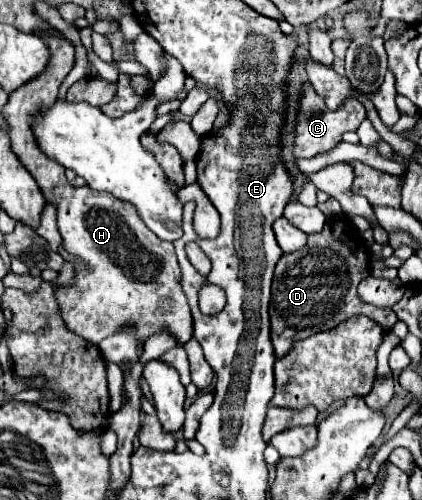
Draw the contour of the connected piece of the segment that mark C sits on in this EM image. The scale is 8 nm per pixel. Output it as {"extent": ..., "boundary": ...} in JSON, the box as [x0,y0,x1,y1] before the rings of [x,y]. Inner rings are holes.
{"extent":[295,82,365,158],"boundary":[[[309,82],[303,84],[301,88],[301,100],[299,100],[299,110],[297,110],[297,120],[295,120],[295,158],[315,158],[323,152],[333,150],[341,140],[345,132],[355,132],[359,124],[365,120],[365,108],[357,100],[345,100],[337,110],[329,110],[323,102],[323,98],[311,88]]]}

